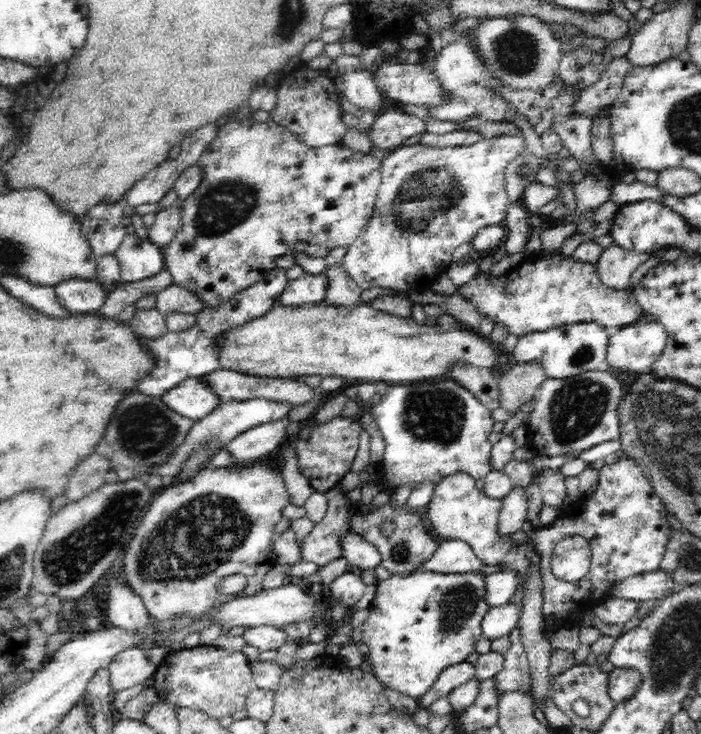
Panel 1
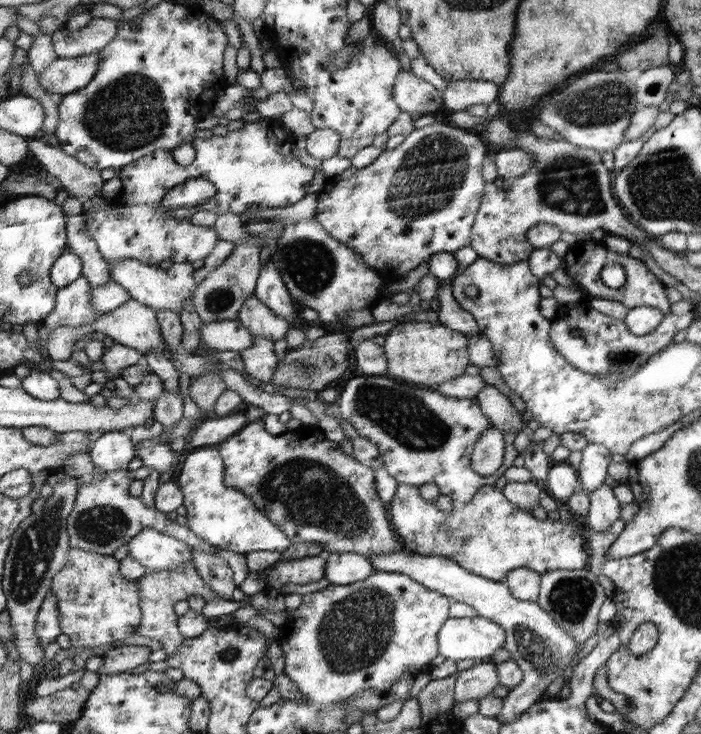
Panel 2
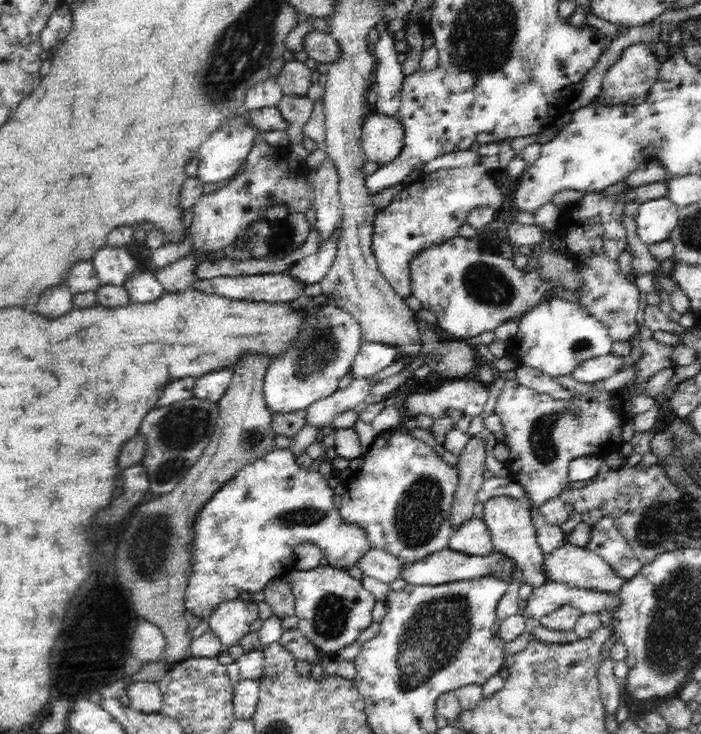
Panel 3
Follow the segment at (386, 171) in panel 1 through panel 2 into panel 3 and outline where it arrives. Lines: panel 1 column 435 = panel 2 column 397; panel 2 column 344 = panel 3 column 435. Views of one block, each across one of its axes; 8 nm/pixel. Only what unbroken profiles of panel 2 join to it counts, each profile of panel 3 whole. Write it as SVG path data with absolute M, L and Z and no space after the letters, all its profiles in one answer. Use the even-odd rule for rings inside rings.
M483 167L436 170L404 185L394 200L375 215L372 251L378 270L402 298L412 296L410 290L410 260L427 247L447 242L467 223L471 211L478 208L502 208L506 190Z

